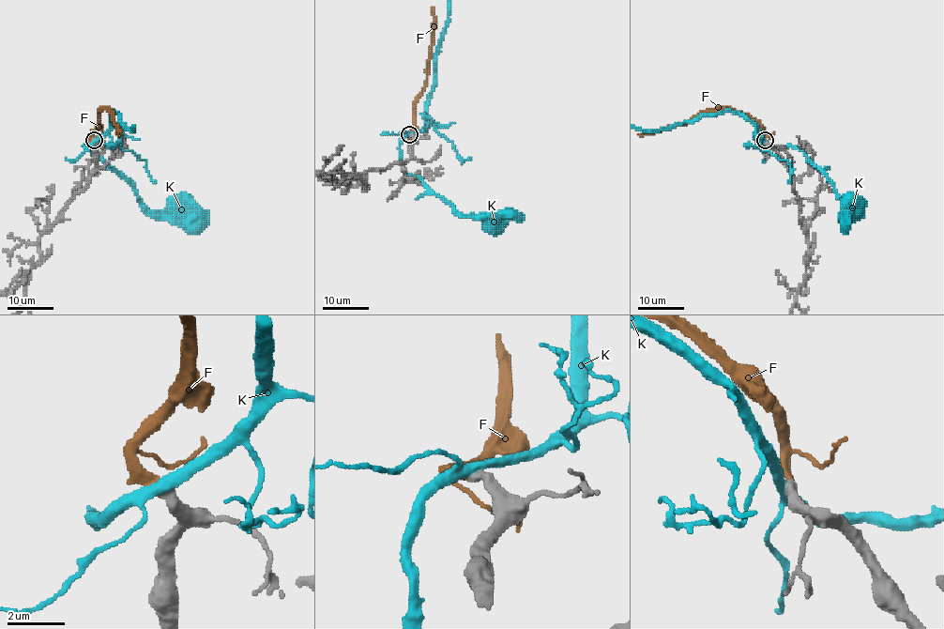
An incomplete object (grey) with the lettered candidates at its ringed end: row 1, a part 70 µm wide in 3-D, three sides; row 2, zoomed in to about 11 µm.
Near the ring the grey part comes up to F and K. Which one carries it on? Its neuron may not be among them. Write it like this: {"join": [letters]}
{"join": ["F"]}

